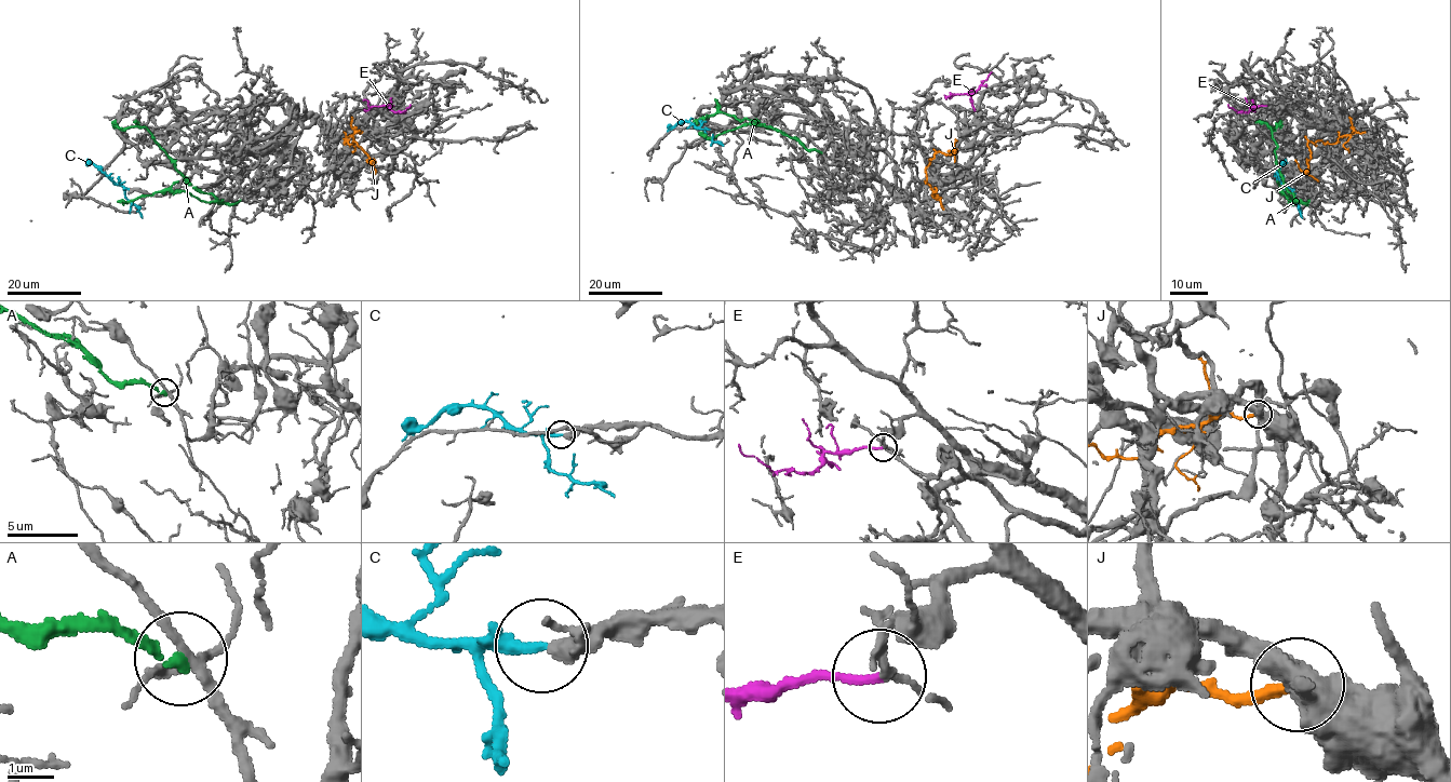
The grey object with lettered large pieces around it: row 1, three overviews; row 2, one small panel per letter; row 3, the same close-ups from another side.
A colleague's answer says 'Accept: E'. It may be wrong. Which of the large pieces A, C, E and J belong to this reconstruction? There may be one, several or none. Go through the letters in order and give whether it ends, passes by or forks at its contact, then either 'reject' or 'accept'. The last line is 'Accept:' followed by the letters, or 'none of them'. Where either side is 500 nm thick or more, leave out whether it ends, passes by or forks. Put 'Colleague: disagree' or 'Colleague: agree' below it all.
A: it ends | reject
C: it ends | accept
E: it ends | accept
J: it ends | reject
Accept: C, E
Colleague: disagree

